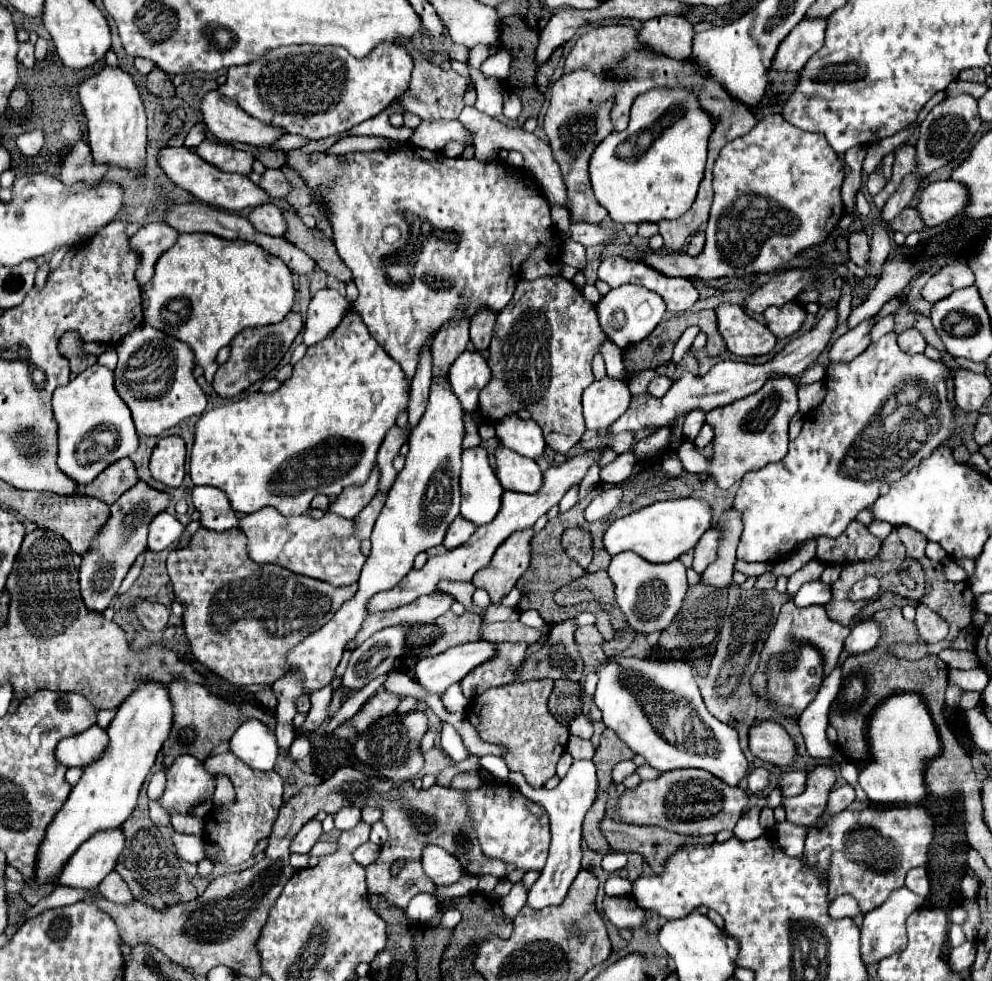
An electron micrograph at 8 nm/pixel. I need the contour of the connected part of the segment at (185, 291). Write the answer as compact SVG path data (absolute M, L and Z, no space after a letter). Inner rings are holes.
M179 233L177 241L169 251L161 253L155 263L155 273L151 281L143 287L143 313L145 323L157 327L159 331L177 337L195 353L195 361L205 369L205 379L213 379L217 371L215 355L221 347L245 327L261 327L281 321L293 307L295 289L289 267L279 261L279 257L269 255L255 243L243 239L221 239L209 233Z

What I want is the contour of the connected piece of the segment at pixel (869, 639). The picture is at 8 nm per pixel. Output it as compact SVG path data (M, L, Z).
M865 619L855 629L851 629L851 635L847 637L843 651L849 655L865 653L873 649L879 639L881 639L881 625L875 623L873 619Z

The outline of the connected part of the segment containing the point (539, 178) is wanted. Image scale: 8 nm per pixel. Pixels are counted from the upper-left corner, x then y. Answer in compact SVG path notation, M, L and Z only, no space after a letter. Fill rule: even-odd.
M465 107L459 115L459 121L463 123L463 127L473 135L471 137L471 143L475 147L475 157L479 161L489 161L493 159L499 149L513 149L513 151L519 151L525 159L523 167L529 171L529 175L537 181L537 185L543 189L543 195L547 197L547 201L551 205L559 205L559 207L567 207L569 209L569 197L567 197L567 187L565 187L565 181L561 177L561 169L559 169L559 163L553 159L551 155L551 147L541 141L535 133L527 133L523 127L519 125L507 125L503 121L497 121L495 117L489 117L481 111L477 111L475 107Z

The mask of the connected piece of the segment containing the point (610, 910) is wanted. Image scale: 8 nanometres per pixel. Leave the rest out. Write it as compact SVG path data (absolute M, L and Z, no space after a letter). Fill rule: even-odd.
M605 897L603 911L605 917L619 929L637 927L645 921L645 911L635 905L633 897Z

